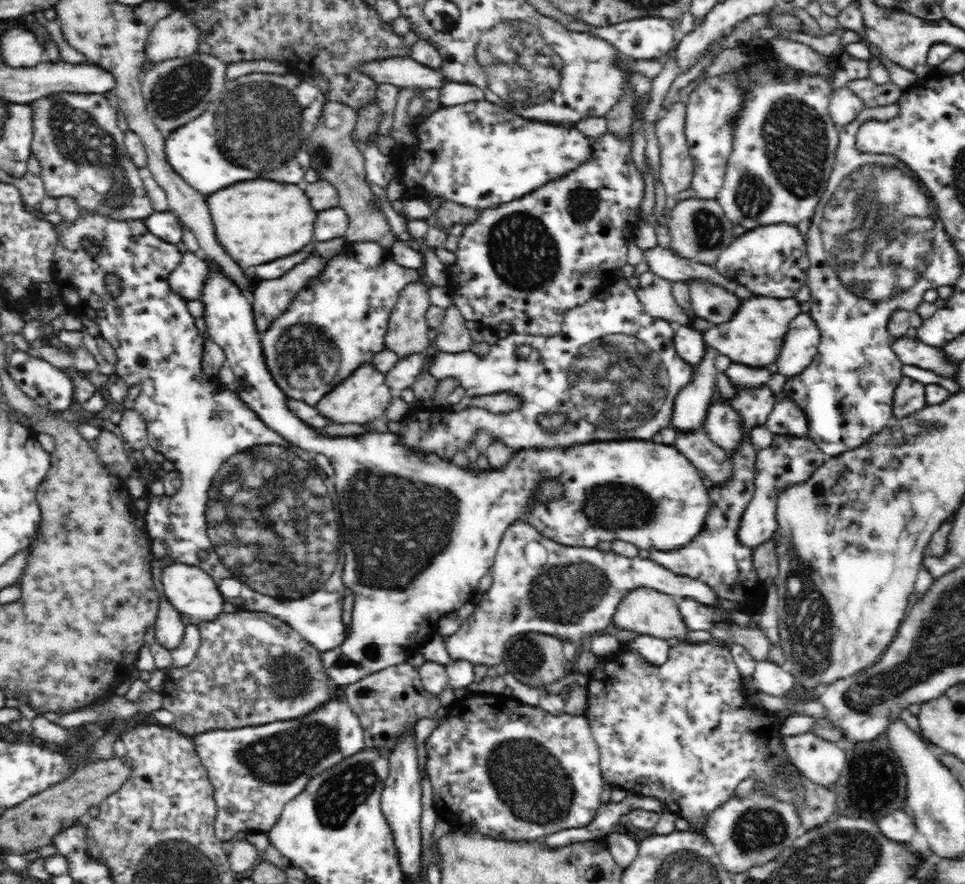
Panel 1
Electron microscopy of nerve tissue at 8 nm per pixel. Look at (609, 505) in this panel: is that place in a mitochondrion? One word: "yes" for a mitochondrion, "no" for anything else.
yes

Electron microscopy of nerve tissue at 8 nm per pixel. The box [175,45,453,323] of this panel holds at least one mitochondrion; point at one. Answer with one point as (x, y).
(254, 108)

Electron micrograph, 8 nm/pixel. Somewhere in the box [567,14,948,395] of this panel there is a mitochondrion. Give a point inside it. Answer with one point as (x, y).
(876, 231)

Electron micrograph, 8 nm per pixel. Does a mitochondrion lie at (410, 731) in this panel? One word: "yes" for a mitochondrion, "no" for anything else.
no

